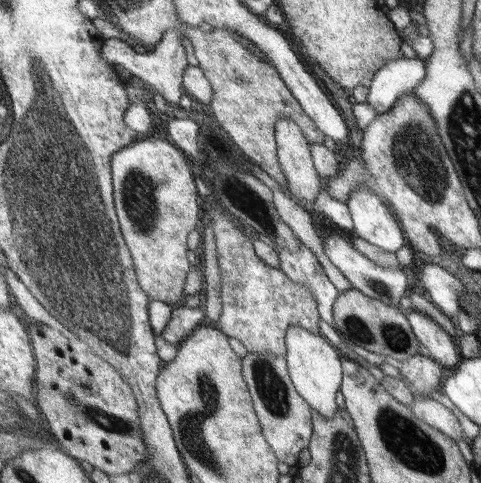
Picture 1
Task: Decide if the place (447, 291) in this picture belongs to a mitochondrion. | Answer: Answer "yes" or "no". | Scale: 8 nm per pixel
no

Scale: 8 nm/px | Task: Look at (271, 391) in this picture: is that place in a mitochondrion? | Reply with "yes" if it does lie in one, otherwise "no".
yes

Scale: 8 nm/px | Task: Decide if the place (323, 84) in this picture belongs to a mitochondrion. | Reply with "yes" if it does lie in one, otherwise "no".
no

